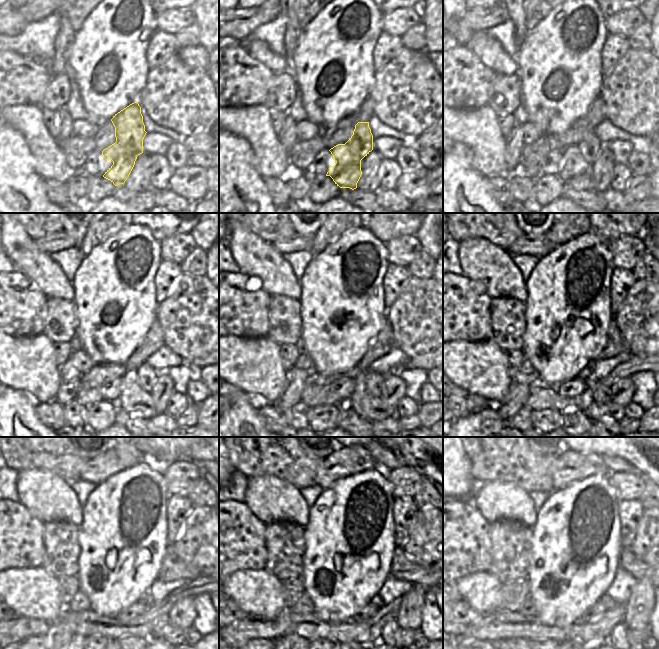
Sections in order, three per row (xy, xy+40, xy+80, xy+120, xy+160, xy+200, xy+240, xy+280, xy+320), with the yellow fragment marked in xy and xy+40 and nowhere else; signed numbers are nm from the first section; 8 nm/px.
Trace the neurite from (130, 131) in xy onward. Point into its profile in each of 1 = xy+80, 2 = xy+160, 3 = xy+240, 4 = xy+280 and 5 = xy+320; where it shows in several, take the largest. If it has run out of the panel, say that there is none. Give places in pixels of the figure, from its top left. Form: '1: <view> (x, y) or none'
1: xy+80 (575, 171)
2: xy+160 (366, 400)
3: xy+240 (163, 629)
4: xy+280 (392, 635)
5: xy+320 (623, 639)

